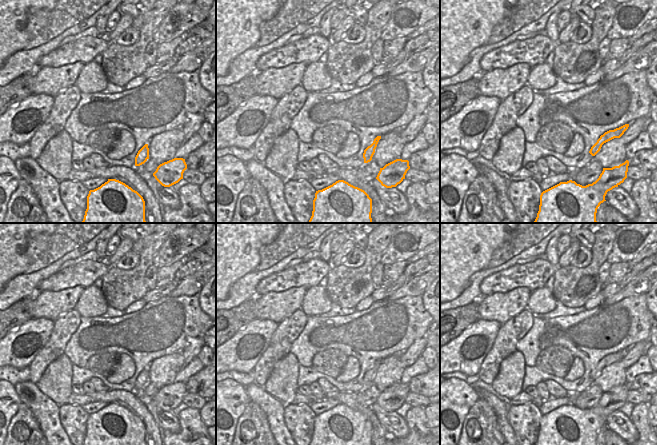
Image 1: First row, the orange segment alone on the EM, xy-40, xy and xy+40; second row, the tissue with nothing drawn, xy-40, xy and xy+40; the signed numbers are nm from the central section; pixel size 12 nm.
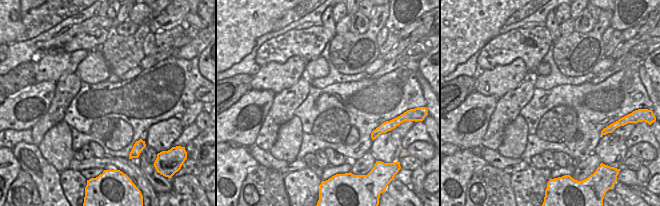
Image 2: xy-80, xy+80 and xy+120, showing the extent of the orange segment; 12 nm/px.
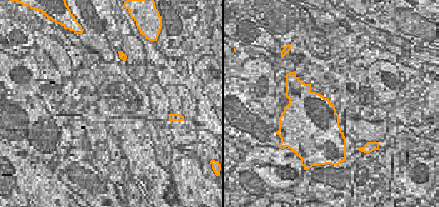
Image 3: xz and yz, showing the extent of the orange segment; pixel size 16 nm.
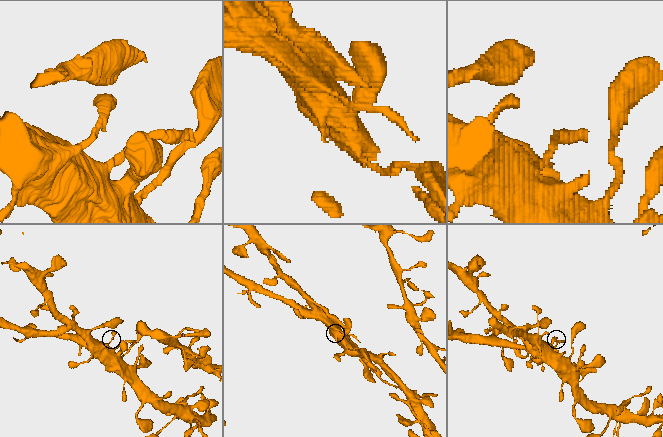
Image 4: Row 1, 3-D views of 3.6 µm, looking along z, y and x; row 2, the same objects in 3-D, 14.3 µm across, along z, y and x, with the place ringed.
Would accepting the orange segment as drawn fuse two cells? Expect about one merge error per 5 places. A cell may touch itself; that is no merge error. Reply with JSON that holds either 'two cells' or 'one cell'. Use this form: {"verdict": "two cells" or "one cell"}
{"verdict": "one cell"}

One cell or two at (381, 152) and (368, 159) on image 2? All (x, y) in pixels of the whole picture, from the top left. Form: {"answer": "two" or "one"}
{"answer": "two"}

